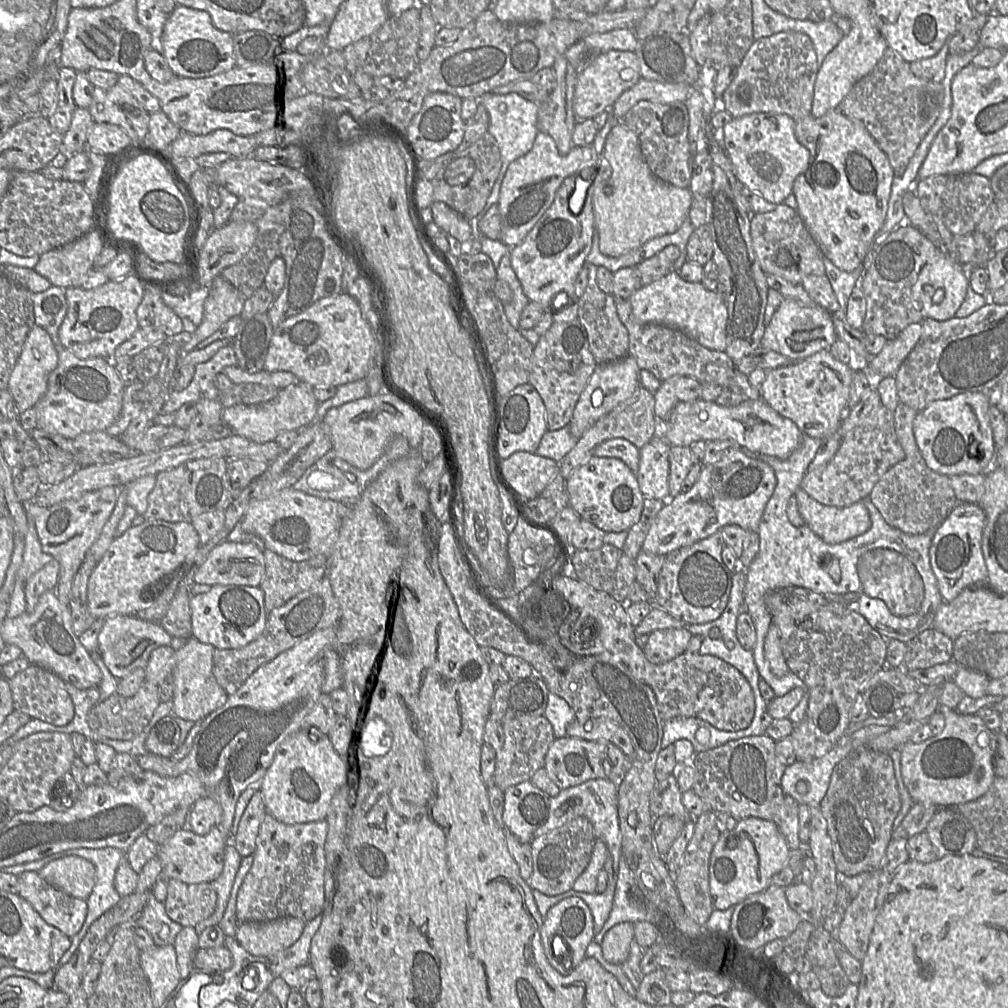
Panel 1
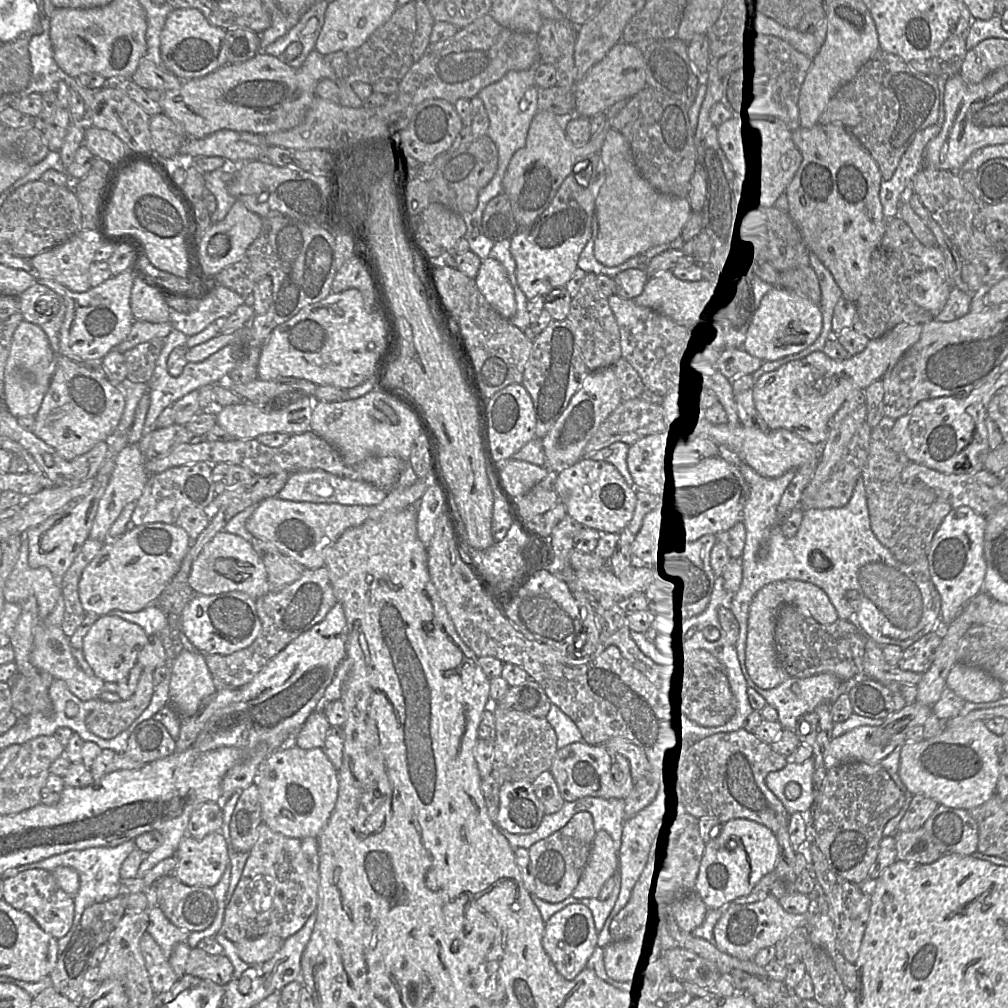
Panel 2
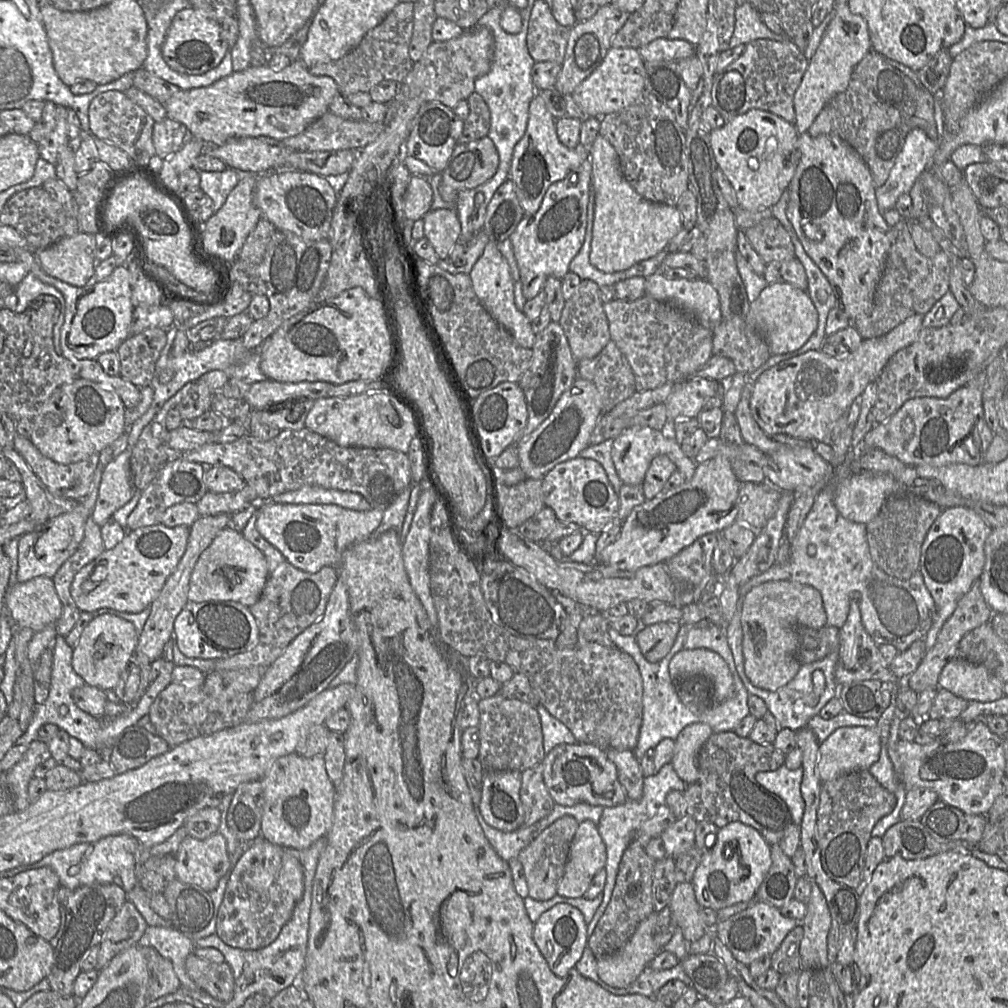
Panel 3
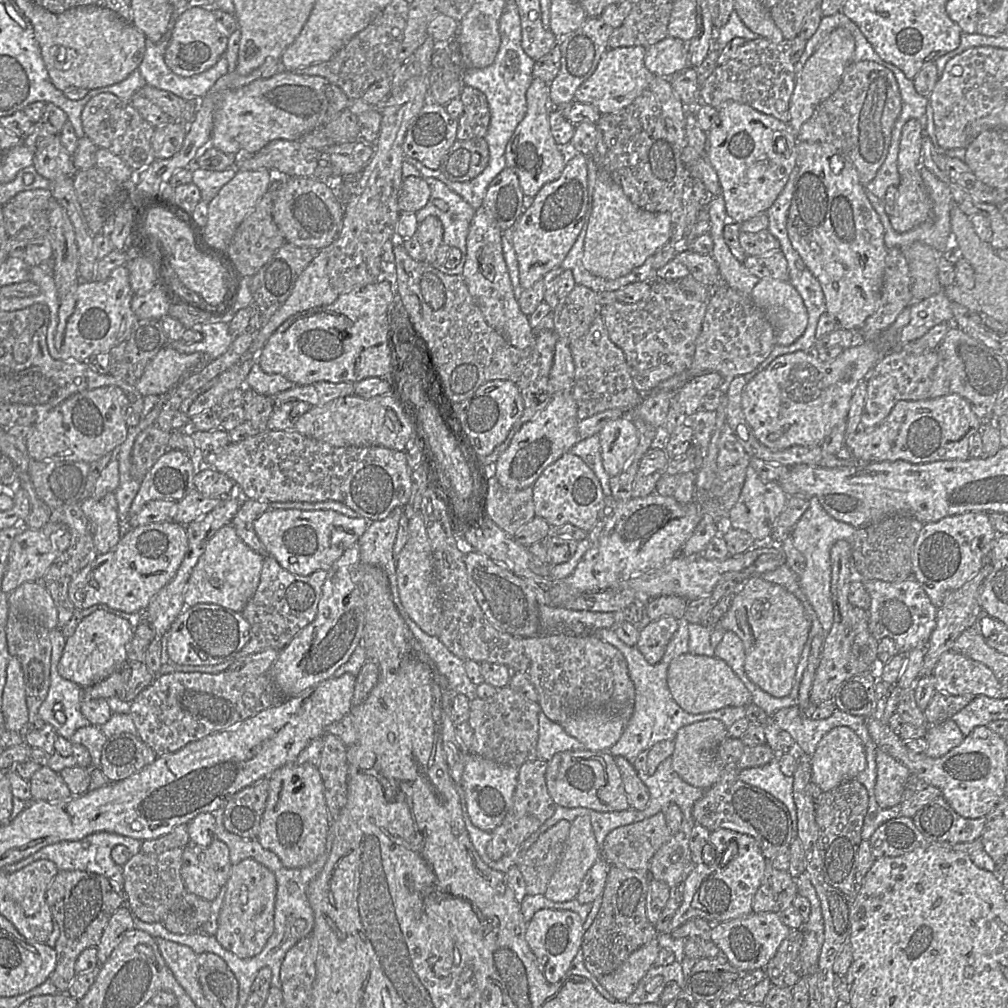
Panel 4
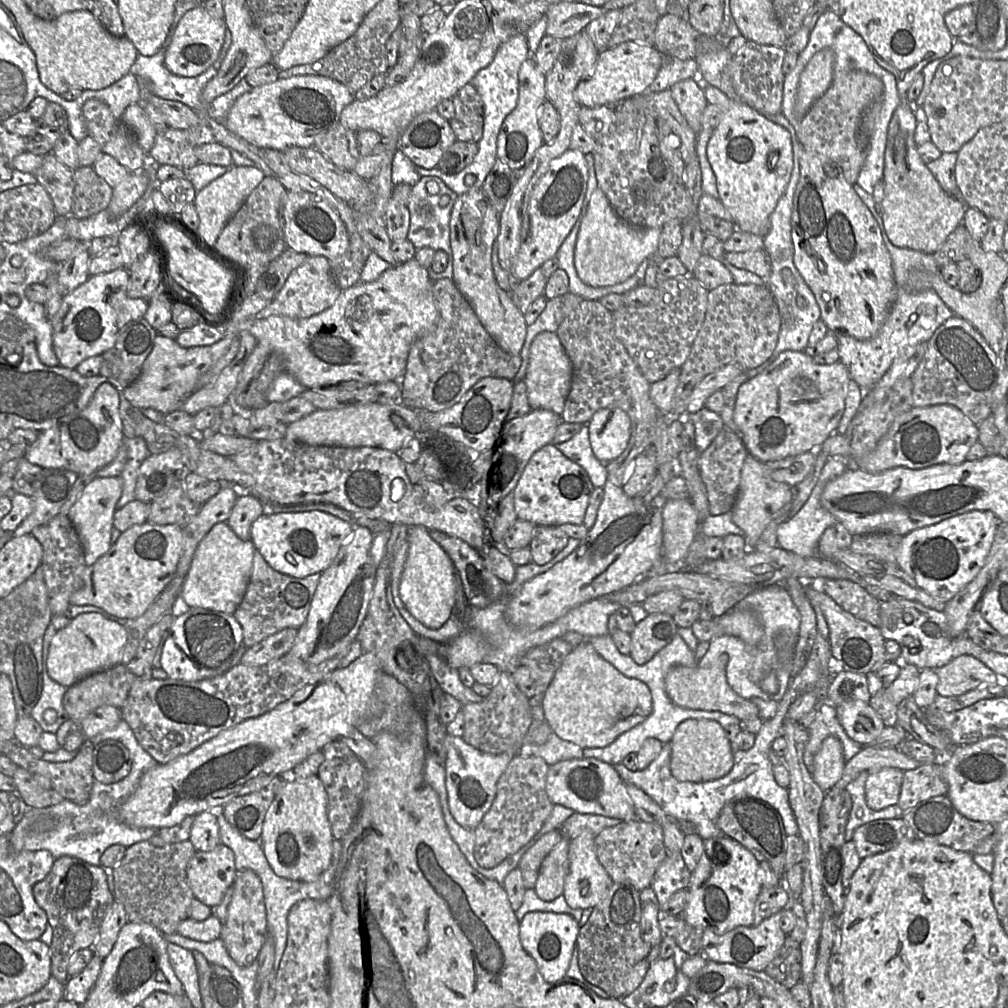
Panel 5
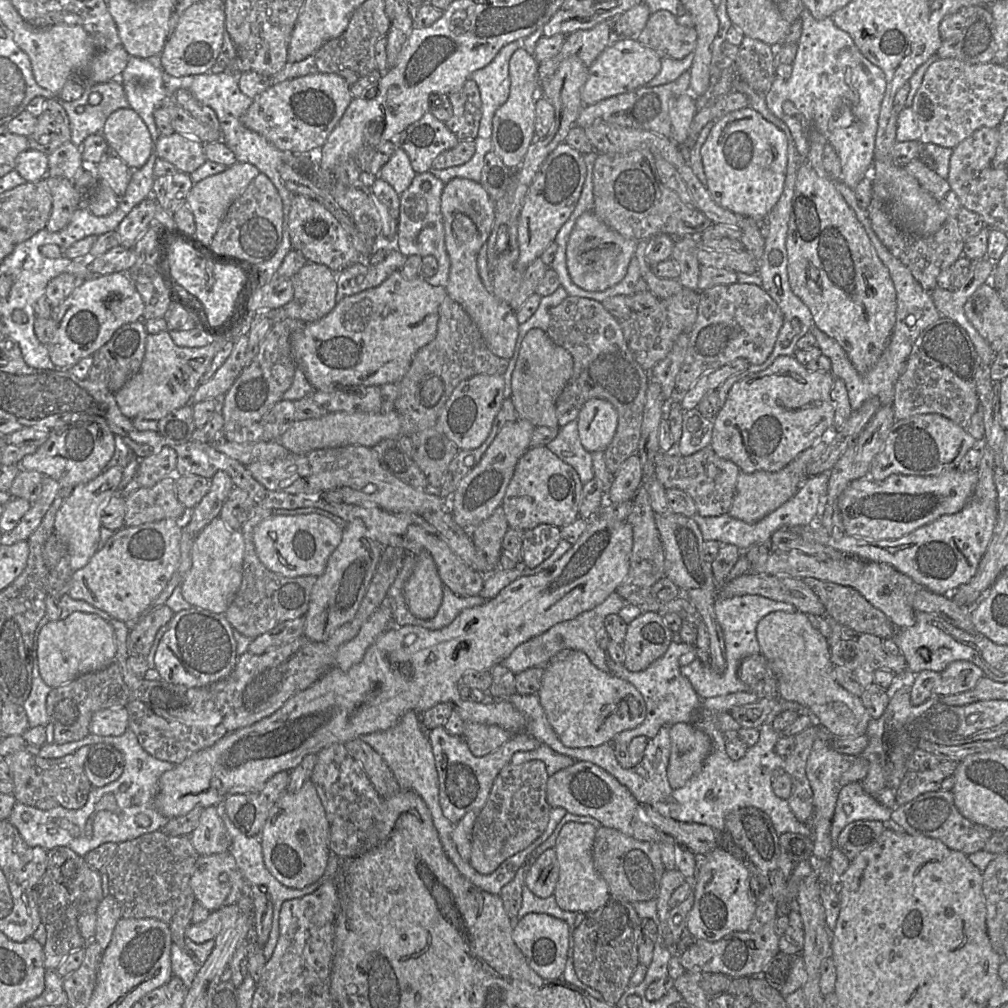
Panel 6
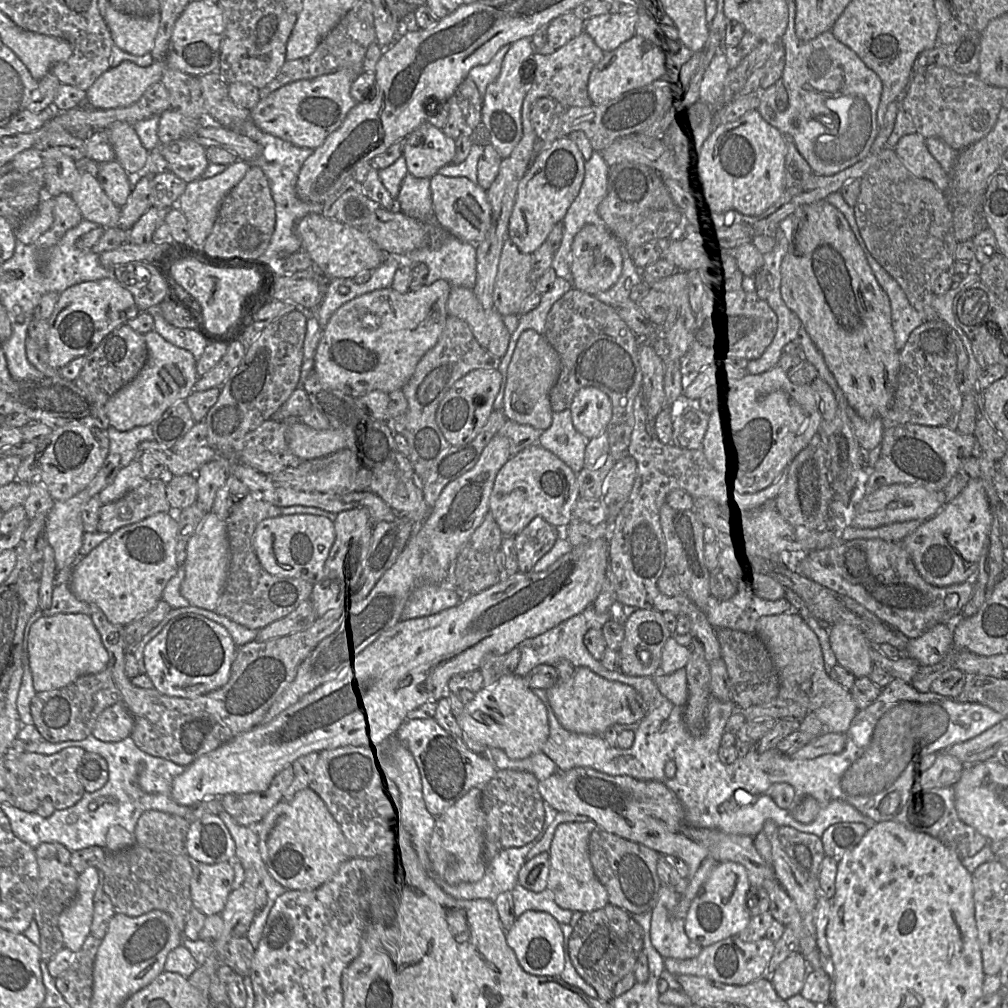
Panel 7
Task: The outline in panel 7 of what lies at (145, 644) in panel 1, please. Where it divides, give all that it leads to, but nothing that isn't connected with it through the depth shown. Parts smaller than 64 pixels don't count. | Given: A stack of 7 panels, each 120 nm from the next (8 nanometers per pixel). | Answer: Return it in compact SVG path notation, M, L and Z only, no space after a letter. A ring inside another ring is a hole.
M82 613L42 616L30 627L27 650L36 692L62 688L80 676L107 668L109 656L91 617Z

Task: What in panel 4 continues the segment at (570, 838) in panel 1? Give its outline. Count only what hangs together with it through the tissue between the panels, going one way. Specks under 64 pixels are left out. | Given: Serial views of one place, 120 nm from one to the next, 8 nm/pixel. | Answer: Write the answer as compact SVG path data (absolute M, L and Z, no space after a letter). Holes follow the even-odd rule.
M560 820L542 833L530 846L518 867L525 879L527 895L543 895L563 854L571 822Z

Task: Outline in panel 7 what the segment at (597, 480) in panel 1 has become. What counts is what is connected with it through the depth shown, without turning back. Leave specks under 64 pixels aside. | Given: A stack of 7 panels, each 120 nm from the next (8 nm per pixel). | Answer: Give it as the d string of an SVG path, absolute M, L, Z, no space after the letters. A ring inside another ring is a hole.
M535 443L511 456L497 473L489 498L489 514L504 536L517 535L534 517L541 517L562 530L574 519L573 508L579 498L577 474L555 454Z

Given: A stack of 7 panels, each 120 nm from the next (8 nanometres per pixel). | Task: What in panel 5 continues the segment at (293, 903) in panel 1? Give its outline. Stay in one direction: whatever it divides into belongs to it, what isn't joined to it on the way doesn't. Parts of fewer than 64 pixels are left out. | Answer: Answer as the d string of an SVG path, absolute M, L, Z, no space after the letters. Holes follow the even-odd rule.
M250 869L238 872L233 884L233 895L228 905L226 920L223 922L220 939L229 955L239 966L249 966L267 938L268 922L264 902L263 886L259 876Z

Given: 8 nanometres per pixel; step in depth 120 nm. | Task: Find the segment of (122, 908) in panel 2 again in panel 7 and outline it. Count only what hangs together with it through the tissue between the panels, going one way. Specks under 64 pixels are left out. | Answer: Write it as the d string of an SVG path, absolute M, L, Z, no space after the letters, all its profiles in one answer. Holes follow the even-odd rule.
M44 842L35 848L39 865L39 879L34 899L34 921L40 934L41 960L45 963L65 948L62 933L58 928L58 919L77 895L79 876L70 864L71 852L74 851L55 842Z

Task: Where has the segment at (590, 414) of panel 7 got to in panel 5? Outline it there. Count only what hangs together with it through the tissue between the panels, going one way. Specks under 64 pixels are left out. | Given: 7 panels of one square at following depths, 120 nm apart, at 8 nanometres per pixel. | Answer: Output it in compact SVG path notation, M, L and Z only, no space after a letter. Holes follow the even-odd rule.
M620 408L598 410L587 426L593 453L603 464L616 459L626 449L631 435L631 421Z

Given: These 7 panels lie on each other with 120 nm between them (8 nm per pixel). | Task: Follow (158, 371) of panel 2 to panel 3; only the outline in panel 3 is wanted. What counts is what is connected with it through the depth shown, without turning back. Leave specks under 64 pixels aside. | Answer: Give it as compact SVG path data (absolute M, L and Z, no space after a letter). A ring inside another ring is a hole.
M217 317L199 323L199 329L203 329L207 326L213 326L216 329L218 334L211 339L213 343L199 351L189 350L188 348L183 355L178 357L172 355L172 347L177 332L177 325L168 329L167 342L160 354L159 360L157 361L155 377L151 383L151 387L154 390L153 401L146 413L137 419L131 428L128 428L126 431L128 434L129 449L132 449L135 446L142 430L152 421L166 401L173 397L184 385L198 380L202 375L210 371L221 370L226 373L229 379L241 380L248 384L269 380L269 378L260 370L260 354L258 351L247 349L244 346L242 339L221 339L221 333L227 320L228 318L225 317ZM162 369L172 369L174 372L173 378L166 384L162 384L157 380L157 372Z

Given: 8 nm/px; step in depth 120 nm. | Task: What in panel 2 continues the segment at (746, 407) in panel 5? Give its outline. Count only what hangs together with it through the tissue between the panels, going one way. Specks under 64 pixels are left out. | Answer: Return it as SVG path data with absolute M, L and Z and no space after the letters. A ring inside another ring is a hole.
M898 324L884 336L870 339L862 352L848 359L835 360L822 351L815 351L802 359L787 362L755 381L755 407L768 429L786 429L815 446L823 445L829 436L835 414L850 395L881 380L919 340L921 331L920 324Z

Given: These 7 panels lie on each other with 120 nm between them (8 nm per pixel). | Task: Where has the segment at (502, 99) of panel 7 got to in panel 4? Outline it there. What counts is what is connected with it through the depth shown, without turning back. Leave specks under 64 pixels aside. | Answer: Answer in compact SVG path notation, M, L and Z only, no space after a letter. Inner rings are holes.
M533 78L526 92L526 101L525 117L506 145L505 158L507 167L517 174L524 196L534 198L545 184L561 176L568 159L579 152L571 144L566 147L558 145L551 134L549 114L553 107L549 99L549 84Z

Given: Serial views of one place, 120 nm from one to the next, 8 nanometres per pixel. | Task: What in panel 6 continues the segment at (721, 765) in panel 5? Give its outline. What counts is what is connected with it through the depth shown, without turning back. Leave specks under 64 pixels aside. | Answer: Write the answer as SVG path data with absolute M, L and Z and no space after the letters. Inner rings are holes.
M691 723L670 728L671 754L667 776L672 788L683 787L702 768L712 750L710 737Z

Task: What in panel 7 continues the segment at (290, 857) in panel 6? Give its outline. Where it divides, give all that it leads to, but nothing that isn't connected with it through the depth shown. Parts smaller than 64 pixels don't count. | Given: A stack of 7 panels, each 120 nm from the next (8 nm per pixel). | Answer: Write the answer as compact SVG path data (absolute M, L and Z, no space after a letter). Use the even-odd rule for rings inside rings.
M307 789L299 792L290 802L286 802L283 800L279 802L264 816L262 821L254 828L258 834L258 848L260 856L263 863L265 864L268 873L276 882L278 882L281 886L283 886L286 889L286 891L311 892L318 889L347 860L347 845L344 842L344 838L340 831L339 825L326 810L320 807L317 800Z

